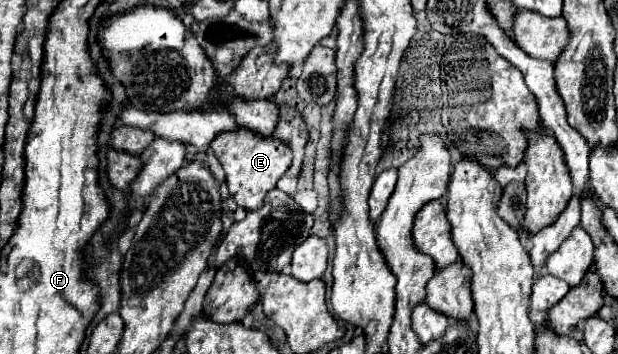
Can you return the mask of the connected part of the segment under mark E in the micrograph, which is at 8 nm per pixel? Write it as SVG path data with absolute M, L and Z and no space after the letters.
M248 129L220 133L210 143L210 149L214 151L216 159L226 171L226 185L230 197L234 199L236 205L244 207L248 213L258 211L262 207L264 195L276 187L276 181L286 173L292 159L292 151L288 149L288 145L272 137L260 137Z

